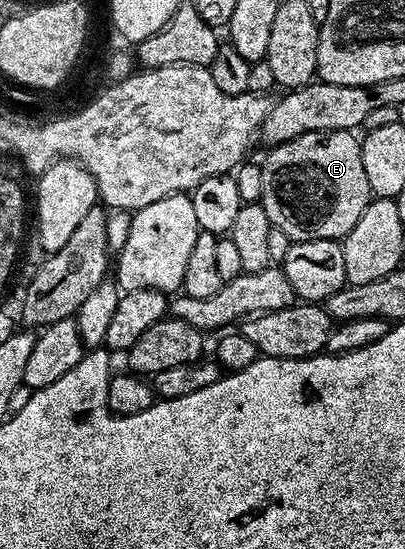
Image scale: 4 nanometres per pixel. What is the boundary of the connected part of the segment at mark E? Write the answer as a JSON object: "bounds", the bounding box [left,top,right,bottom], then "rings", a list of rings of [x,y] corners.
{"bounds":[259,131,374,242],"rings":[[[355,131],[346,132],[304,132],[298,138],[287,140],[284,144],[275,145],[271,149],[272,152],[260,164],[262,172],[262,194],[259,203],[263,204],[266,210],[266,218],[270,218],[273,228],[282,230],[283,234],[289,236],[292,242],[301,240],[334,240],[343,241],[344,237],[350,234],[350,230],[354,230],[354,226],[358,226],[358,218],[362,218],[362,214],[366,210],[366,206],[372,203],[374,197],[370,190],[370,182],[366,182],[366,170],[362,167],[362,150],[360,149],[360,140]]]}

